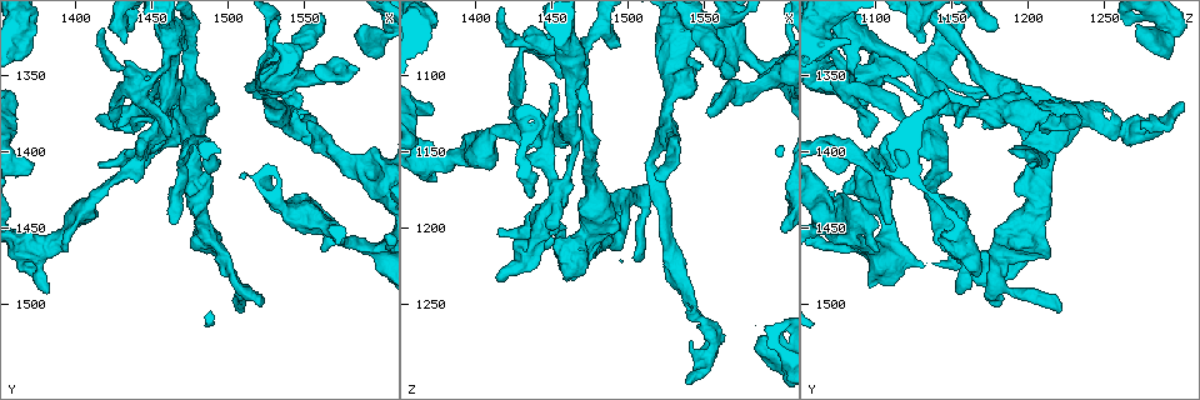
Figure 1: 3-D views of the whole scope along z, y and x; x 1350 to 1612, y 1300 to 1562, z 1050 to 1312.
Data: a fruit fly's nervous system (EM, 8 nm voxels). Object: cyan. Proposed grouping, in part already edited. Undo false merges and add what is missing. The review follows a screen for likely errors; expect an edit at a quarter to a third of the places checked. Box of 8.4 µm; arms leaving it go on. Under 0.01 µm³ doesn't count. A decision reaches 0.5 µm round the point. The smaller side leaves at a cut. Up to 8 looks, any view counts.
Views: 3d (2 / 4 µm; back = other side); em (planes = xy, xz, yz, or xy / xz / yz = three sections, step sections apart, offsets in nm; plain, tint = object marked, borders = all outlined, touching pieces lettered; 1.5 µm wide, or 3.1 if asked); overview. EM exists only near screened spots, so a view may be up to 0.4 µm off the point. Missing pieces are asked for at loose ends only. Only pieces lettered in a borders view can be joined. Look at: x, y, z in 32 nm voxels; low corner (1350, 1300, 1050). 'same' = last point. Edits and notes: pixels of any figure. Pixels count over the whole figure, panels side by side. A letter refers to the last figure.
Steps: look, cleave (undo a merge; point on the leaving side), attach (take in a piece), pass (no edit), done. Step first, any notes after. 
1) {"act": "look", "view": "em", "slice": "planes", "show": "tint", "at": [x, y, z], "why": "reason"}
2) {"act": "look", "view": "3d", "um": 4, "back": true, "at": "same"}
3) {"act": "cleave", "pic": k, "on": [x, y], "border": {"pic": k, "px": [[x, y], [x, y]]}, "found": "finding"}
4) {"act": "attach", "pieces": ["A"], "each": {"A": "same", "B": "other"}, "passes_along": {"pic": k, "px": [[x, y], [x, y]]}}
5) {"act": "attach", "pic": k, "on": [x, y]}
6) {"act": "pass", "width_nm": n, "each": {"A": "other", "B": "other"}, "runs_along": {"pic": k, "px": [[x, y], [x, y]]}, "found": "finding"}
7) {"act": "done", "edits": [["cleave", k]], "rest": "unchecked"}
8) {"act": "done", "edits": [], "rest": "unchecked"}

{"act": "look", "view": "em", "slice": "planes", "show": "borders", "at": [1380, 1492, 1156], "why": "free end"}

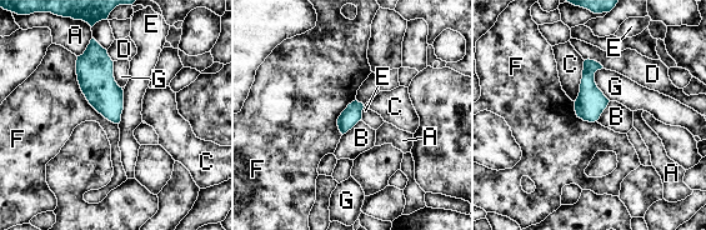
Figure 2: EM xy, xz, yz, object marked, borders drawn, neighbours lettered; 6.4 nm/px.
{"act": "pass", "each": {"A": "other", "B": "other", "C": "other", "D": "other", "E": "other", "F": "other", "G": "other"}, "border": {"pic": 2, "px": [[76, 56], [85, 99], [118, 124]]}, "found": "no lettered piece goes on from it"}

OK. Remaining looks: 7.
{"act": "look", "view": "em", "slice": "yz", "step": 4, "show": "borders", "at": [1446, 1376, 1206], "why": "two arms in line, one across"}

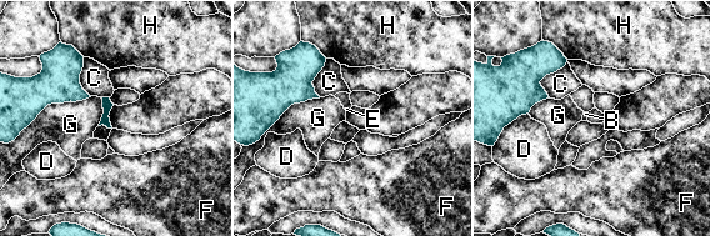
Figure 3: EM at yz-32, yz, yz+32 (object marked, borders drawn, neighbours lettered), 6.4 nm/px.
{"act": "pass", "width_nm": 70, "each": {"B": "other", "C": "other", "D": "other", "E": "other", "F": "other", "G": "other", "H": "other"}, "found": "continuous, no second neuron"}

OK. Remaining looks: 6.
{"act": "look", "view": "3d", "um": 2, "at": [1552, 1380, 1124], "why": "an open end"}

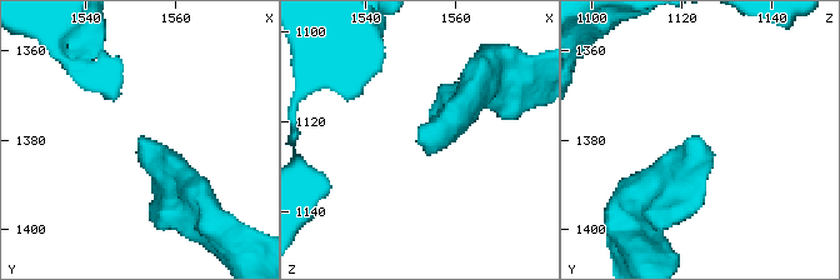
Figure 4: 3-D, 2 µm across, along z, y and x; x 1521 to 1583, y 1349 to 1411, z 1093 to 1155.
{"act": "look", "view": "em", "slice": "planes", "show": "borders", "at": [1551, 1381, 1124]}

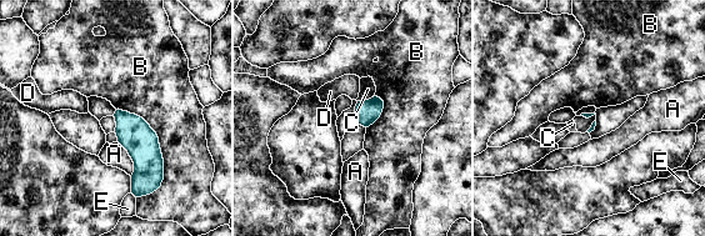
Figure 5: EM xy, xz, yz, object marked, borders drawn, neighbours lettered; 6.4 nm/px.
{"act": "pass", "longest_contact_nm": ["B", 600], "each": {"A": "other", "B": "other", "C": "other", "D": "other", "E": "other"}, "border": {"pic": 5, "px": [[118, 108], [158, 137], [149, 195]]}, "found": "none of them fits"}

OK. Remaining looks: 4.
{"act": "look", "view": "3d", "um": 4, "at": [1506, 1502, 1224], "why": "tapers out"}

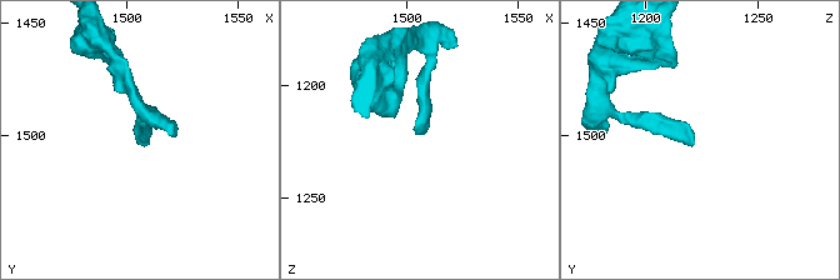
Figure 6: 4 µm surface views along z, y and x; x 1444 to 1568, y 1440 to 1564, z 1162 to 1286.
{"act": "look", "view": "em", "slice": "xy", "step": 4, "show": "tint", "at": [1505, 1503, 1221]}

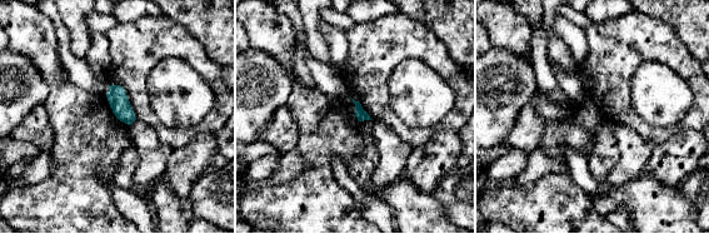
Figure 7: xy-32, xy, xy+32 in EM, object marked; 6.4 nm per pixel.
{"act": "look", "view": "em", "slice": "planes", "show": "borders", "at": "same", "why": "cut it another way"}

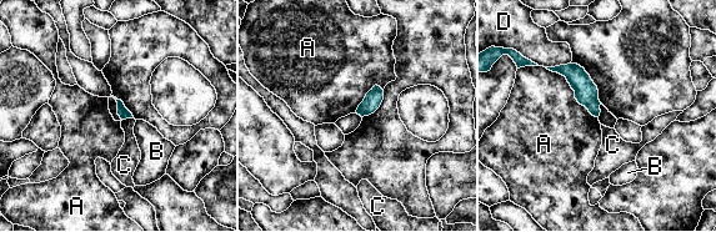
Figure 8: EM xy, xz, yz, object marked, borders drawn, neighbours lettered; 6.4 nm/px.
{"act": "pass", "longest_contact_nm": ["A", 480], "each": {"A": "other", "B": "other", "C": "other", "D": "other"}, "found": "none of them fits"}

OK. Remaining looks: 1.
{"act": "done", "edits": [], "rest": "unchecked"}

